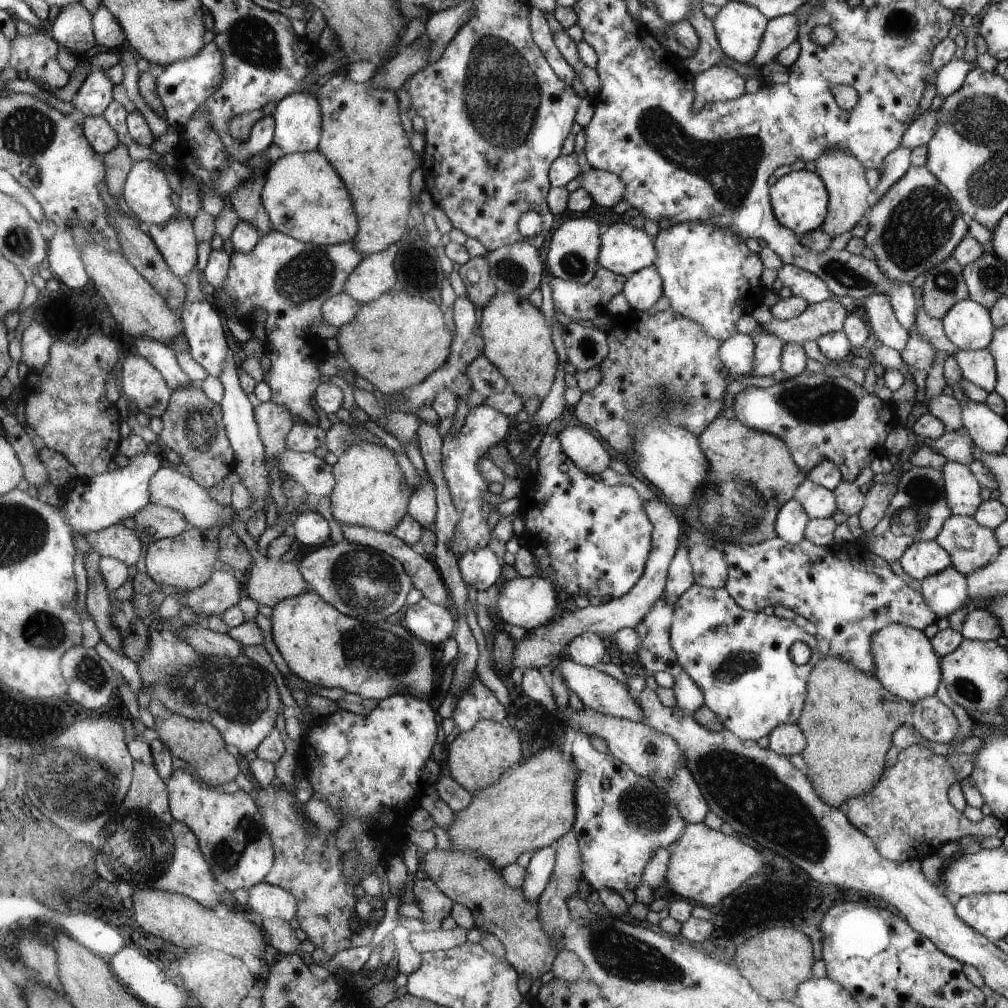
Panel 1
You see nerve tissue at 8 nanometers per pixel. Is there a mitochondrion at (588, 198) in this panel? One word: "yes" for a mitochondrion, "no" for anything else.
no

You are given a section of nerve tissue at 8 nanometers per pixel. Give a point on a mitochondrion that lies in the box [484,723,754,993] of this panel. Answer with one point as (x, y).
(619, 954)

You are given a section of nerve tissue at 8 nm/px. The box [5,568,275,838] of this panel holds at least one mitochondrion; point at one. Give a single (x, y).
(180, 684)

